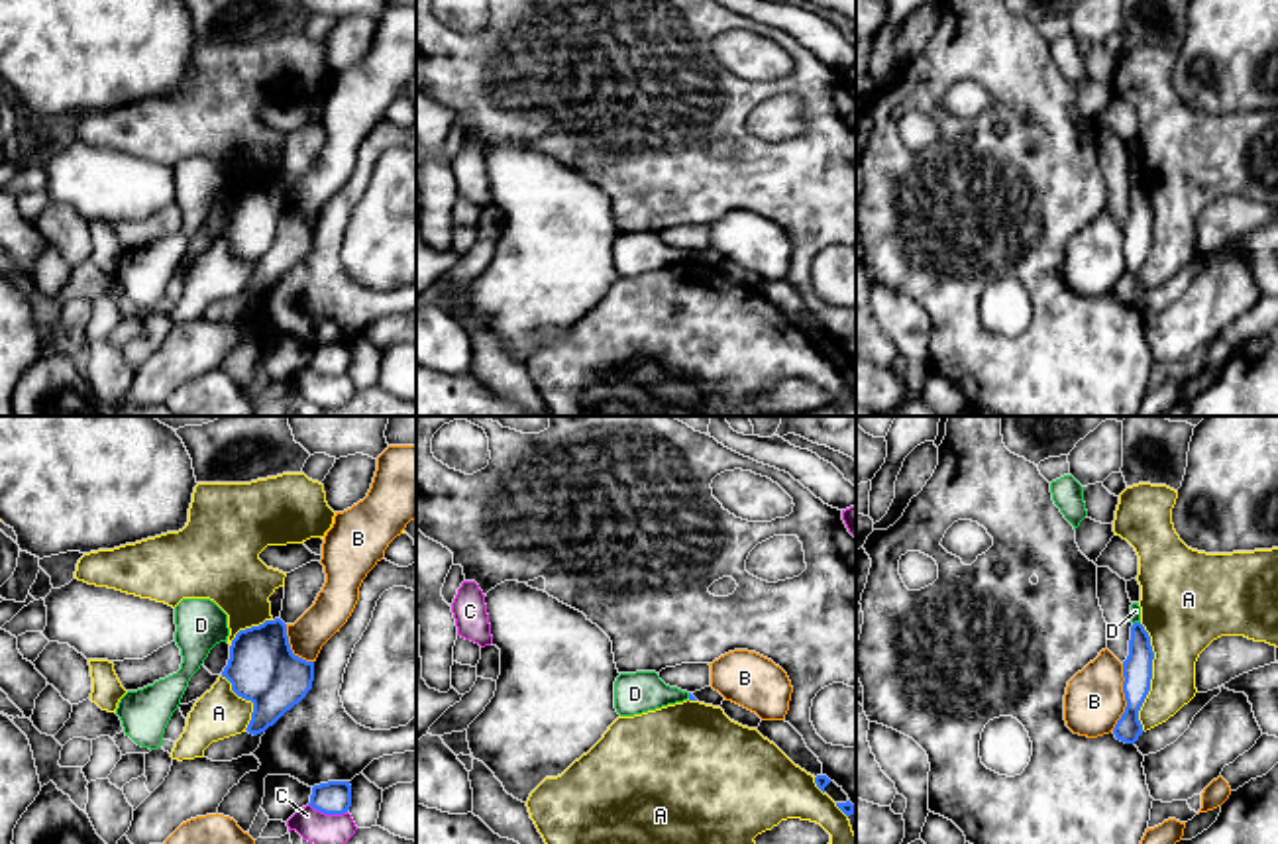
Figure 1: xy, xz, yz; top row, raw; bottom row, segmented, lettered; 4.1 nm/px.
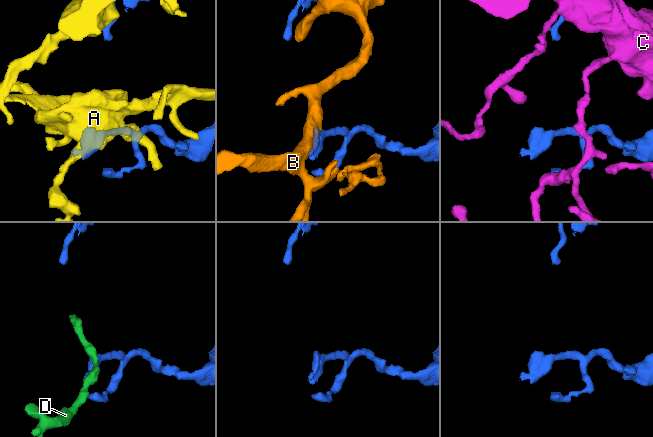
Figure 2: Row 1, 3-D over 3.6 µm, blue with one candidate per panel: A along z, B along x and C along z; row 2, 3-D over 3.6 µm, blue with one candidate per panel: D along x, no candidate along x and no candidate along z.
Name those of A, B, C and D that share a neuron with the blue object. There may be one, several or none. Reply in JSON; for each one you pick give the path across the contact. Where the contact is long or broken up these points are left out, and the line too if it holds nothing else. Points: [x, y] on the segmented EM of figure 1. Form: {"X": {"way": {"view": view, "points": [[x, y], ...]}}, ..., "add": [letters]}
{"add": []}

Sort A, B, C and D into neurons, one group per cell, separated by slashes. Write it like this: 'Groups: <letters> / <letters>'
Groups: A / B / C / D

